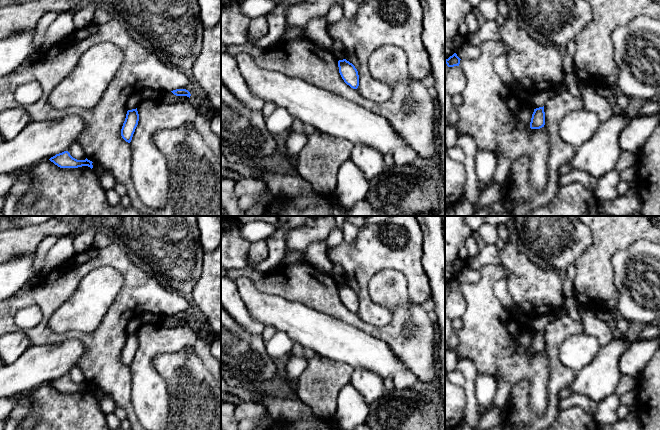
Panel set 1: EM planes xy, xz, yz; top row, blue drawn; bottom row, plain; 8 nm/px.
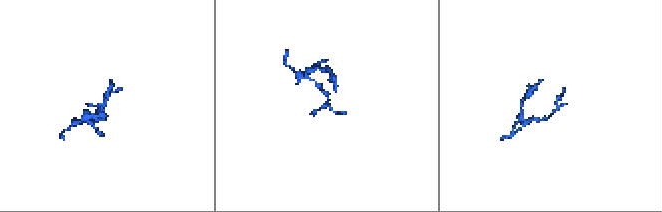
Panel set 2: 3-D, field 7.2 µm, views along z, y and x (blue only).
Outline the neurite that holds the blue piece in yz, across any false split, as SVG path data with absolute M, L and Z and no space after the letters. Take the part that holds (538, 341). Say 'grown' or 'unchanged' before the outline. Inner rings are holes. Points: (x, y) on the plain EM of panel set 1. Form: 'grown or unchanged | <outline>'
unchanged | M544 330L534 333L532 338L530 352L531 353L540 353L545 349L545 336Z

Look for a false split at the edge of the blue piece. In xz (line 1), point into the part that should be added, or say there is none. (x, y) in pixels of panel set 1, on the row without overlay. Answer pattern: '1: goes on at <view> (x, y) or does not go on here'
1: does not go on here

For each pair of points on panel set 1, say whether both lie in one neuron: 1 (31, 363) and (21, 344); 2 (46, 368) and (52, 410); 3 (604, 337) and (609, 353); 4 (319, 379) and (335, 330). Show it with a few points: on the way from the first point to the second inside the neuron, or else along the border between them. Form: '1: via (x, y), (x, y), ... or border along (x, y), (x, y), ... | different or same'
1: border along (30, 345), (10, 364) | different
2: border along (48, 383), (37, 386), (27, 394) | different
3: border along (614, 336), (601, 347) | different
4: border along (316, 354), (348, 364) | different

